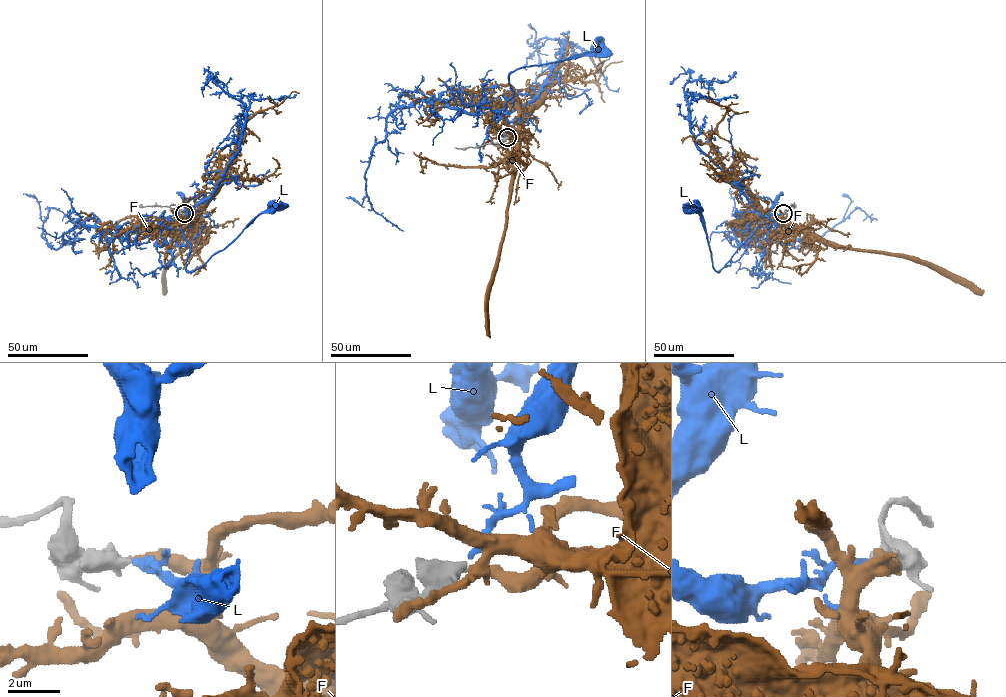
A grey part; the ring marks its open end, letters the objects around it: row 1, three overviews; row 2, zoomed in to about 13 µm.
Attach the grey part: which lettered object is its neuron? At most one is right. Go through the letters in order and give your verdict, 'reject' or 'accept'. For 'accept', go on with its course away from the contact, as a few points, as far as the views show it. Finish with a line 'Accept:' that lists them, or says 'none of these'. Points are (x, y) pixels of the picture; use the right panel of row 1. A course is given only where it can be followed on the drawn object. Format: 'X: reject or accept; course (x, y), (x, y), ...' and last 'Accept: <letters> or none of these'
F: reject
L: accept; course (783, 213), (772, 215), (767, 211), (754, 232), (716, 271), (701, 211), (696, 203)
Accept: L

